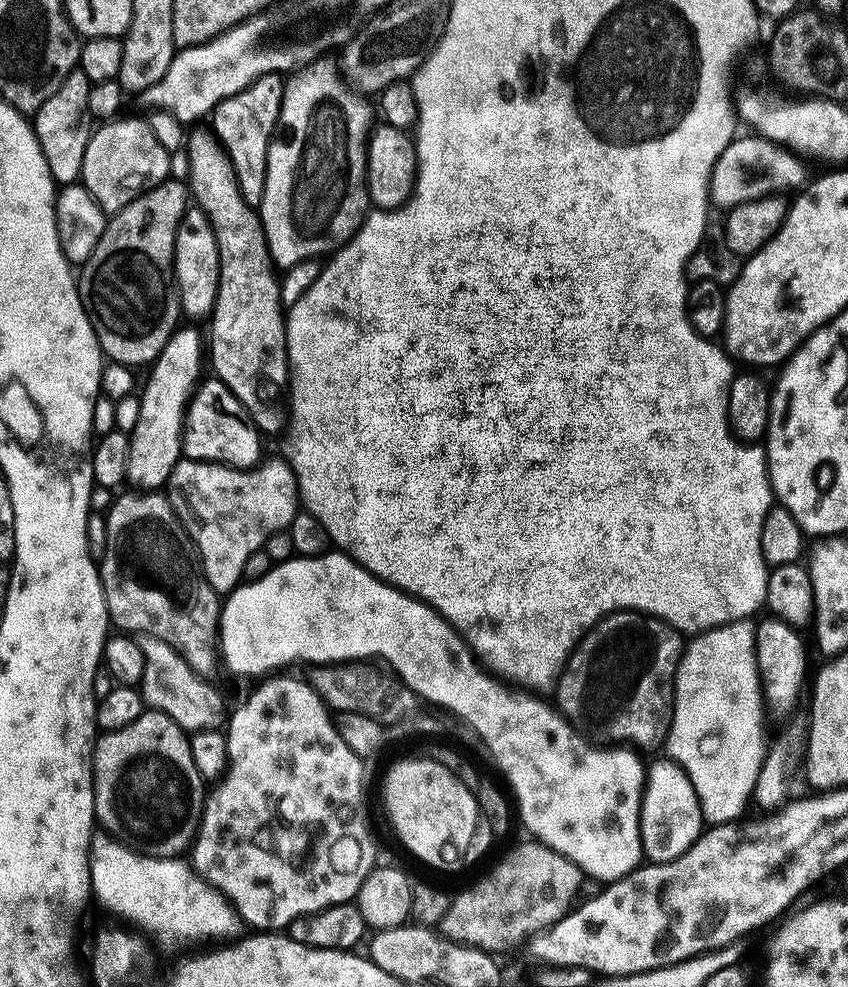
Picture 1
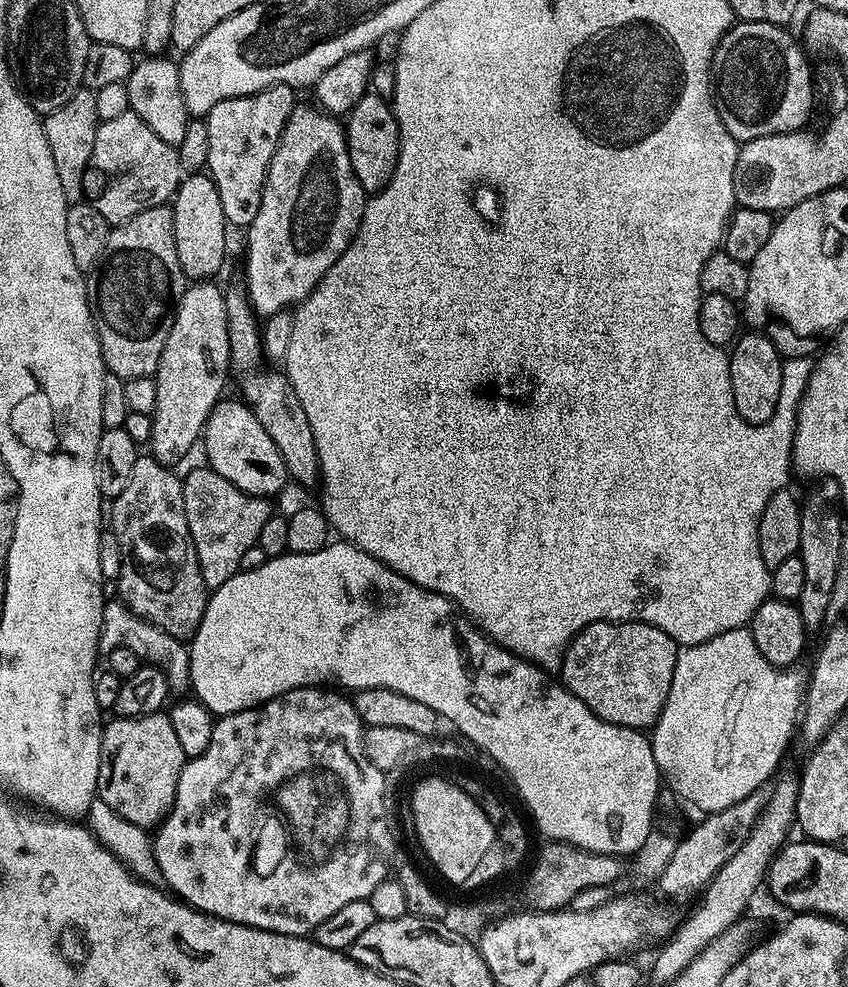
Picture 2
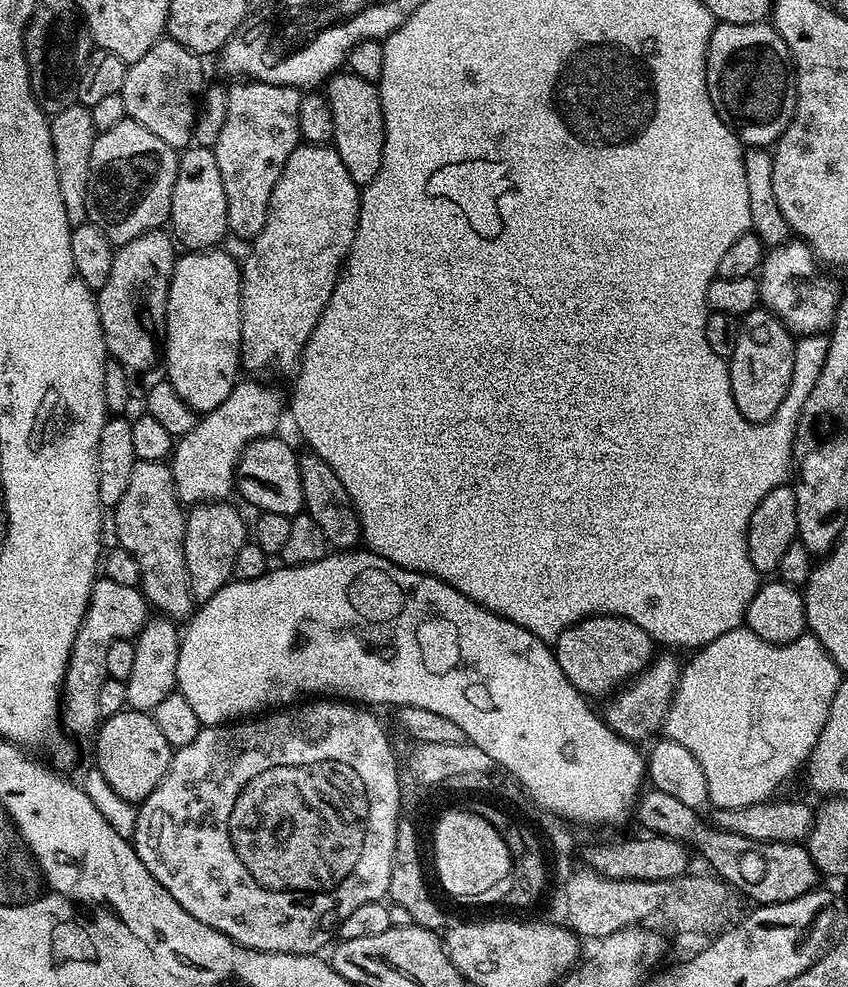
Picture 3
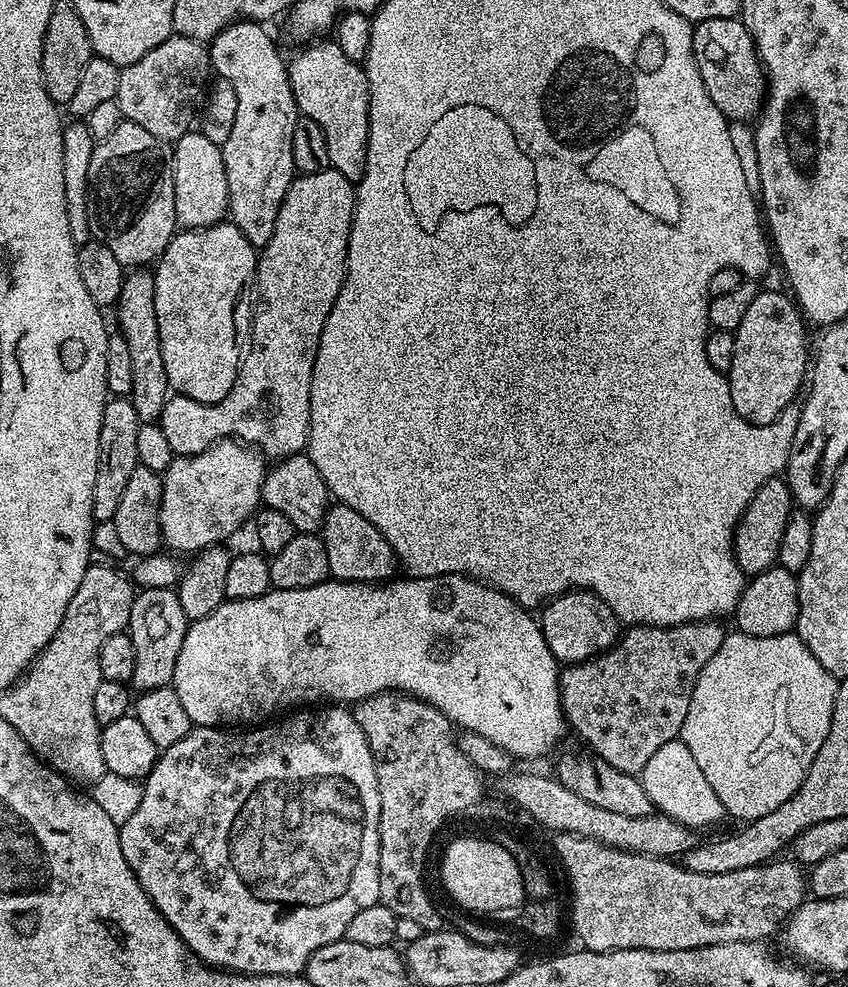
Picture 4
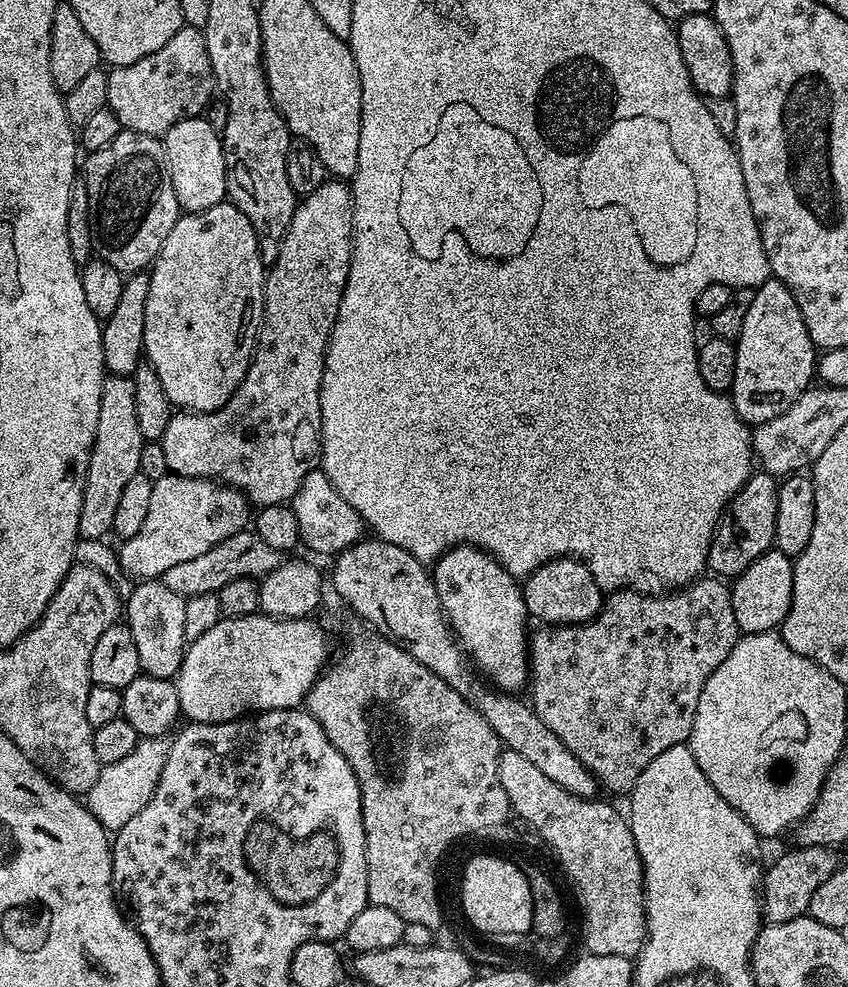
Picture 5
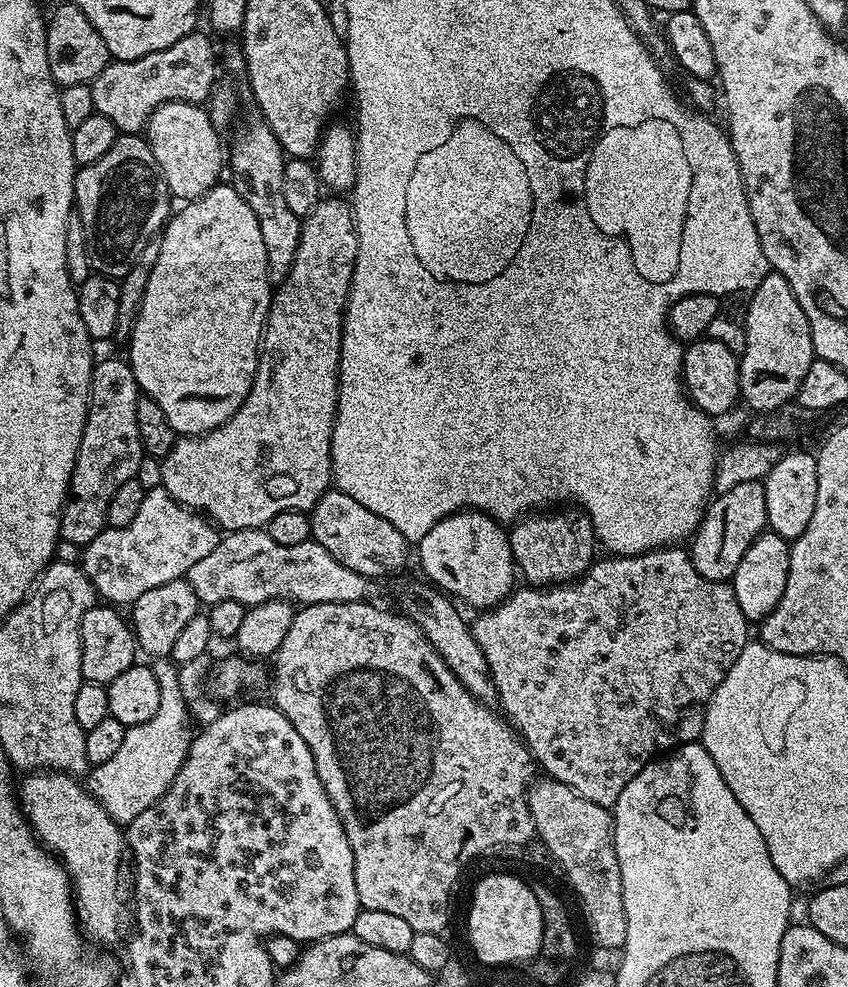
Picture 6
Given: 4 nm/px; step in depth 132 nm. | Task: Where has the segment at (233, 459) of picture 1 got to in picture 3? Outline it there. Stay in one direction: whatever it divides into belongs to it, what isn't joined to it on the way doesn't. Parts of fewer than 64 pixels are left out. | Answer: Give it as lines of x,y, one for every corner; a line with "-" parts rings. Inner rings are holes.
279,435
255,440
240,455
236,467
235,491
248,504
253,504
260,512
273,512
298,516
304,512
302,498
302,478
300,477
300,456

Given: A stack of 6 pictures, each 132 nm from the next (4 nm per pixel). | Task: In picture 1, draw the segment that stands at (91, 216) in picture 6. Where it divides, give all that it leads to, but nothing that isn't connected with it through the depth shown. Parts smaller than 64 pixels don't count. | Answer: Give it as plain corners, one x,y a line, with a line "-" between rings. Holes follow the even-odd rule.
124,119
101,123
88,140
86,154
82,158
82,186
106,214
120,212
143,192
158,187
170,176
170,153
162,146
162,142
158,142
158,138
154,138
147,122
143,119

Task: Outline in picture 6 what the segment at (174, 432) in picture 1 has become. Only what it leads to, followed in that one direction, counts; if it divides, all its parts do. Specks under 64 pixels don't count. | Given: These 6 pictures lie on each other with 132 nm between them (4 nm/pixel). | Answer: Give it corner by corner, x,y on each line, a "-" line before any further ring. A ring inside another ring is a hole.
221,182
196,200
189,200
183,205
180,213
173,215
159,233
162,251
158,253
158,262
146,282
146,294
142,294
140,309
132,327
132,334
126,341
128,353
126,359
134,370
134,378
138,382
141,393
150,397
158,406
162,406
162,414
166,414
166,422
176,431
177,437
201,436
229,420
242,406
246,394
250,394
252,383
256,377
256,363
260,360
260,341
268,323
268,307
272,305
273,285
268,283
268,263
266,262
266,242
262,242
262,230
258,230
258,218
246,202
238,194
231,183

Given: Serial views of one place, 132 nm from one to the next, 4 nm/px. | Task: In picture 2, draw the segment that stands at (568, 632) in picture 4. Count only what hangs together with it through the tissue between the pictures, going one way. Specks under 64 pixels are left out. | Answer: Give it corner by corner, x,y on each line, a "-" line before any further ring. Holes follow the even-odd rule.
640,620
588,624
564,649
559,679
600,720
648,730
660,717
674,674
678,645
658,626

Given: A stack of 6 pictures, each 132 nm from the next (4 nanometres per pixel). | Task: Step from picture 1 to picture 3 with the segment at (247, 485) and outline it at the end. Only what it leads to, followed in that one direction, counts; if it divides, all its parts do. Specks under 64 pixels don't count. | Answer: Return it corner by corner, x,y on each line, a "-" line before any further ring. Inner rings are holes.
209,502
197,504
187,513
184,521
184,557
186,558
186,570
190,574
190,586
192,595
197,601
209,600
222,586
233,579
234,558
238,558
238,550
249,543
250,528
240,517
240,512
236,508
231,508
228,502

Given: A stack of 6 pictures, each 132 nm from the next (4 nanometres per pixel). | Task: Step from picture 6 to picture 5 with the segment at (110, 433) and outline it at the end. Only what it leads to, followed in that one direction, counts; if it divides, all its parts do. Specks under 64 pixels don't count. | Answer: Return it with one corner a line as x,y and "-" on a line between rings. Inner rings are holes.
105,375
102,386
102,402
98,406
98,430
94,434
92,450
88,453
88,469
86,470
86,482
82,494
82,514
78,518
79,539
100,540
104,535
109,535
114,526
114,509
118,507
118,501
126,482
134,478
134,474
140,471
140,459
142,458
142,446
146,441
142,438
142,430
138,430
138,410
134,406
134,382
130,376

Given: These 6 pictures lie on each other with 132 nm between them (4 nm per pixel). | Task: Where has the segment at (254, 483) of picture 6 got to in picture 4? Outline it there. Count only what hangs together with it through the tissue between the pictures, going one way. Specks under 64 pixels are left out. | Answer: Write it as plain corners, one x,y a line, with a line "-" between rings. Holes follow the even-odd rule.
332,167
323,168
321,172
305,172
293,179
278,210
274,234
270,234
270,242
258,252
254,285
258,303
252,318
250,351
240,362
230,394
226,394
226,398
222,398
222,402
217,404
203,404
179,394
172,394
169,395
166,406
162,406
158,423
162,434
166,434
166,439
170,441
170,450
177,457
202,454
202,450
225,438
235,438
259,450
265,457
276,456
272,458
295,456
307,449
314,358
318,354
322,326
344,281
344,267
348,265
348,239
354,213
356,189
353,181
338,174

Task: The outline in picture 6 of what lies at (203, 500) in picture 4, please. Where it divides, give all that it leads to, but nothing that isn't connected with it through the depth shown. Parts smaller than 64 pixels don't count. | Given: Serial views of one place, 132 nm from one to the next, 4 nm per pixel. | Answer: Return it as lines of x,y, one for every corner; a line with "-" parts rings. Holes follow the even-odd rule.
164,487
149,488
130,526
105,528
94,542
83,545
82,567
97,597
112,606
132,605
146,590
187,577
190,566
206,558
221,533
207,516
178,503

